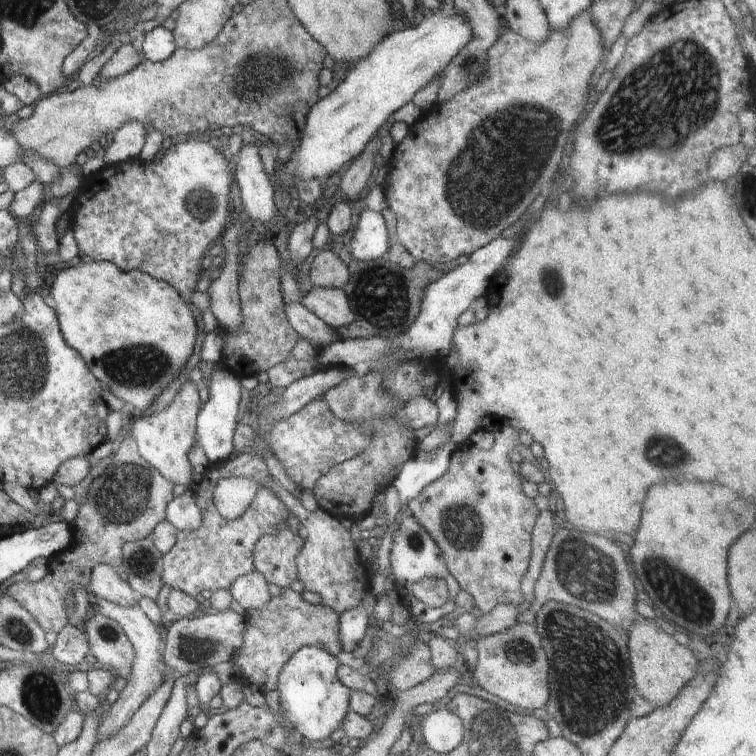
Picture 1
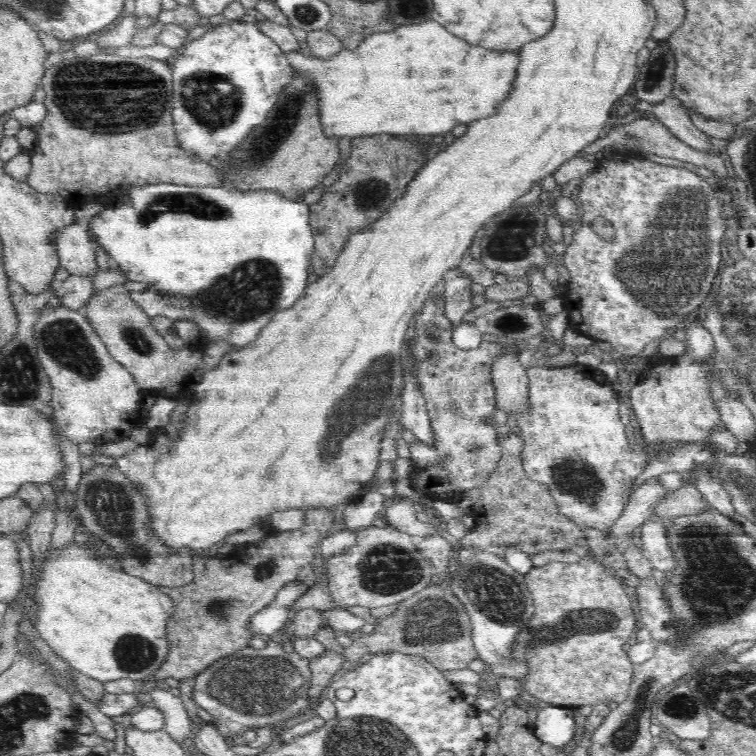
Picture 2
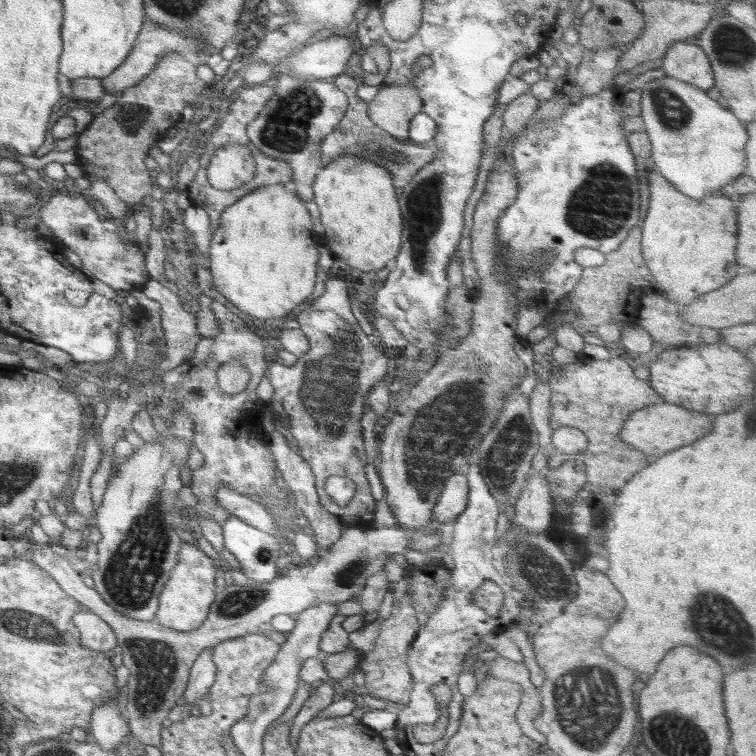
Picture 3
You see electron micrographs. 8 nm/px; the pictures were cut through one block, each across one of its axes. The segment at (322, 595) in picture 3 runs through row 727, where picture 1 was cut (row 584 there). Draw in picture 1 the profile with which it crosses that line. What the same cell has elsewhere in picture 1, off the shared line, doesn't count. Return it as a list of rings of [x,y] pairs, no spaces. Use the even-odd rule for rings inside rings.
[[[150,536],[124,544],[123,560],[119,570],[126,573],[126,580],[138,597],[156,601],[163,586],[163,554],[156,548]]]

